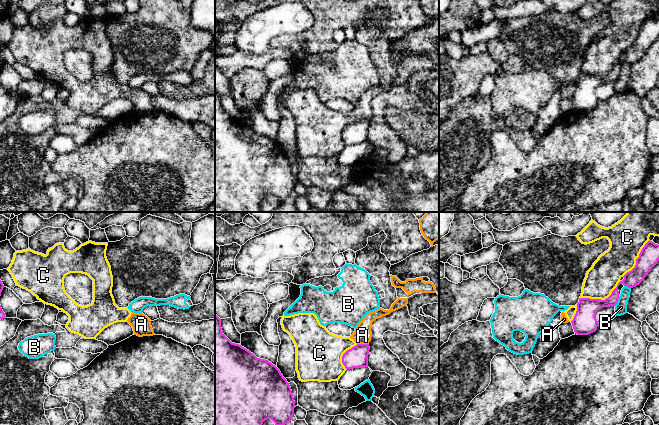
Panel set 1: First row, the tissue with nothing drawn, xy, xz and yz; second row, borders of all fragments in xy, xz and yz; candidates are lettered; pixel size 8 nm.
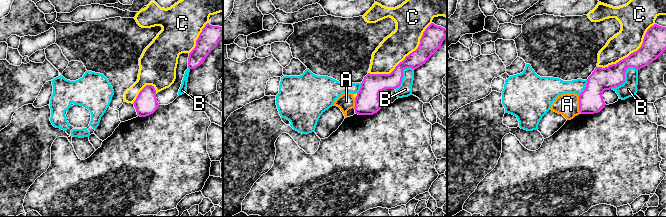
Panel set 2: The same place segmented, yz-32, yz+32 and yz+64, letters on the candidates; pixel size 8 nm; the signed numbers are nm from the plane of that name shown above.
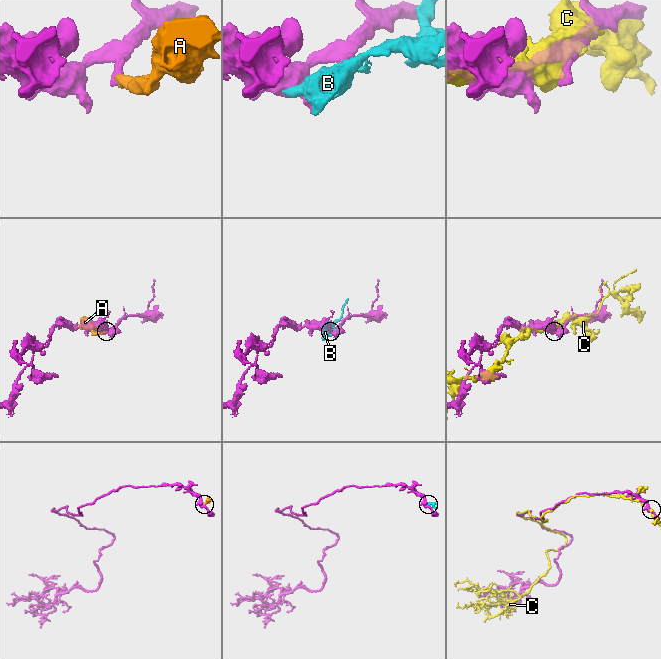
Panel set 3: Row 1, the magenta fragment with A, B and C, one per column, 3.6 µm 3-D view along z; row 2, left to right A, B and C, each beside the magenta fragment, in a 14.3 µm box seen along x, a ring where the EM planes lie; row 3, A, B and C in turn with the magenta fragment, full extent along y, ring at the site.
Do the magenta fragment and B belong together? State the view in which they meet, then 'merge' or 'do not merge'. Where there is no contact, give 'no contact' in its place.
contact in yz; do not merge

